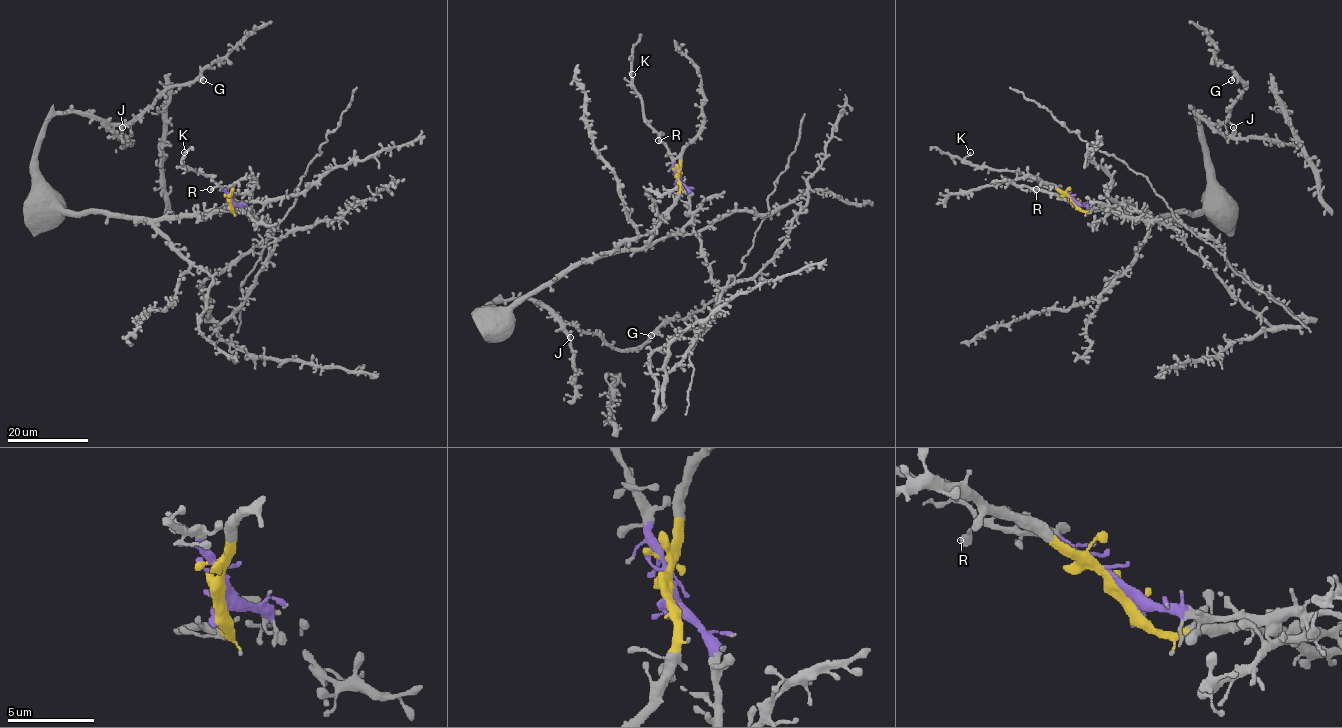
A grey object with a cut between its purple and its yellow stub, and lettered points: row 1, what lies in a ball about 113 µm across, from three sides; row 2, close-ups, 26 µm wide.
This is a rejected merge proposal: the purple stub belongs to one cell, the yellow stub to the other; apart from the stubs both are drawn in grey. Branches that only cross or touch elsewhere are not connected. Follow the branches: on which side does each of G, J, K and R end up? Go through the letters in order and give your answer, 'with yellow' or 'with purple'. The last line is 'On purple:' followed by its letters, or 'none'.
G: with yellow
J: with yellow
K: with purple
R: with purple
On purple: K, R

